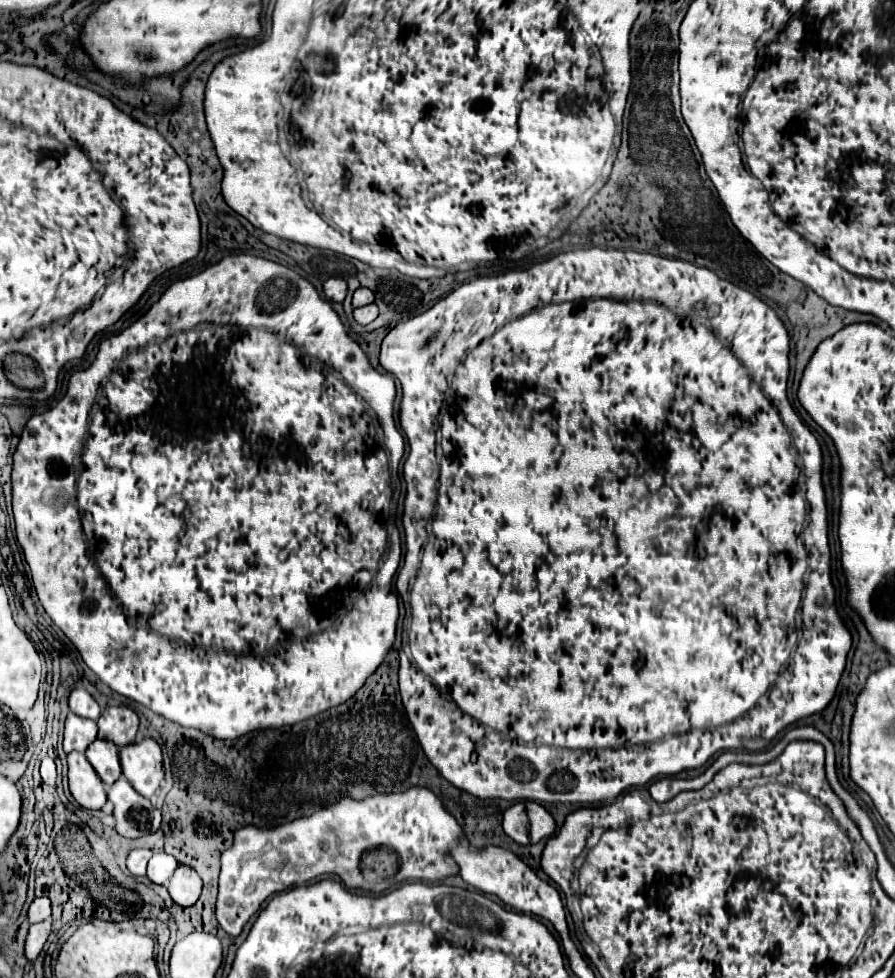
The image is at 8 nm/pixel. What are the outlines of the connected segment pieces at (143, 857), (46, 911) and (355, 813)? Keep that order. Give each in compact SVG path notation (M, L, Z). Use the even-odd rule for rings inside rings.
M135 849L129 853L127 857L127 867L134 876L145 876L147 871L147 865L151 859L151 851L149 849Z
M37 897L29 907L27 919L29 919L29 923L39 923L39 921L45 921L47 917L51 917L51 901L49 901L49 897Z
M409 787L401 793L381 793L369 795L365 799L353 799L343 795L333 805L327 805L313 813L311 817L301 817L273 829L259 829L257 825L245 825L235 831L233 845L221 853L221 875L219 875L219 895L217 895L217 921L231 935L237 937L253 913L259 911L259 905L273 893L287 891L295 885L305 885L323 875L337 875L345 887L363 889L369 893L383 893L397 883L405 881L425 881L435 883L459 875L459 867L451 857L451 845L467 843L465 829L457 819L447 811L441 797L437 797L427 787ZM367 849L389 849L397 853L399 871L379 883L369 883L359 871L359 861Z

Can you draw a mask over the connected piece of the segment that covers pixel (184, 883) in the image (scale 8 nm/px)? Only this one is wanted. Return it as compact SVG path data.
M179 865L171 877L169 895L173 897L173 901L177 905L191 907L191 905L195 905L195 901L201 895L201 887L203 887L203 881L197 875L197 871L187 865Z

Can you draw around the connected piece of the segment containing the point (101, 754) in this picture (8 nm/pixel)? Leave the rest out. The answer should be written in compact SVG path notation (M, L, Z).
M95 739L87 751L85 751L89 763L93 765L93 769L97 771L97 775L101 777L101 781L109 787L113 785L119 775L121 775L121 763L119 763L119 749L115 743L111 741L103 741L103 739Z

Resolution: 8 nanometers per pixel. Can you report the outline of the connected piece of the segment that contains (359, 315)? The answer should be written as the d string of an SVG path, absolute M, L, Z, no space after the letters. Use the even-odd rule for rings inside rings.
M371 303L371 305L359 307L359 309L353 311L353 315L355 315L355 321L357 321L359 325L367 325L367 323L371 323L371 321L377 319L377 305Z

